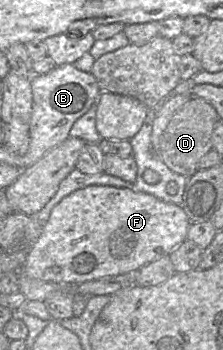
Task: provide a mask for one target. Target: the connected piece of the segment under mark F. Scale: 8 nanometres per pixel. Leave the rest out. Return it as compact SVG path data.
M91 185L70 193L53 207L19 272L32 279L70 284L134 274L148 263L169 257L187 239L189 226L187 215L180 205L132 188Z

